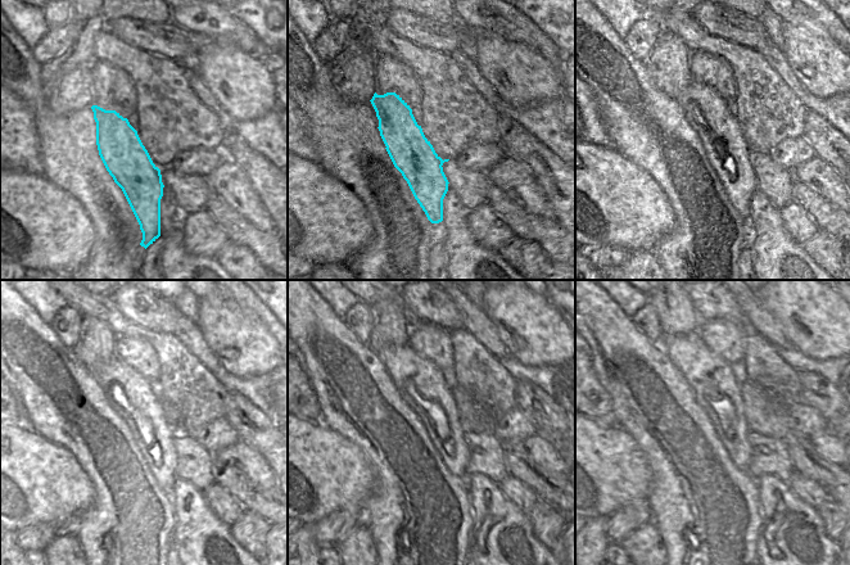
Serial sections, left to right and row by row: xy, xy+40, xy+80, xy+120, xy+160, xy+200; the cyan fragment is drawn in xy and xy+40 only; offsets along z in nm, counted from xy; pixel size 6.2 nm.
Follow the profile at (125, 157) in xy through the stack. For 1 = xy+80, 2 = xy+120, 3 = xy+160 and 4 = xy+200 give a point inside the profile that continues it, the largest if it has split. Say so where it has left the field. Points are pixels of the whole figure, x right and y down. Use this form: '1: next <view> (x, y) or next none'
1: next xy+80 (696, 111)
2: next xy+120 (130, 385)
3: next xy+160 (421, 383)
4: next xy+200 (715, 389)

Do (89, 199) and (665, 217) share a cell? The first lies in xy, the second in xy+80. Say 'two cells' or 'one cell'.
two cells

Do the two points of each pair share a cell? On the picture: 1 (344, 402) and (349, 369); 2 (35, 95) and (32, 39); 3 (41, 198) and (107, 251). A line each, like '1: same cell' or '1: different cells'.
1: same cell
2: different cells
3: different cells

